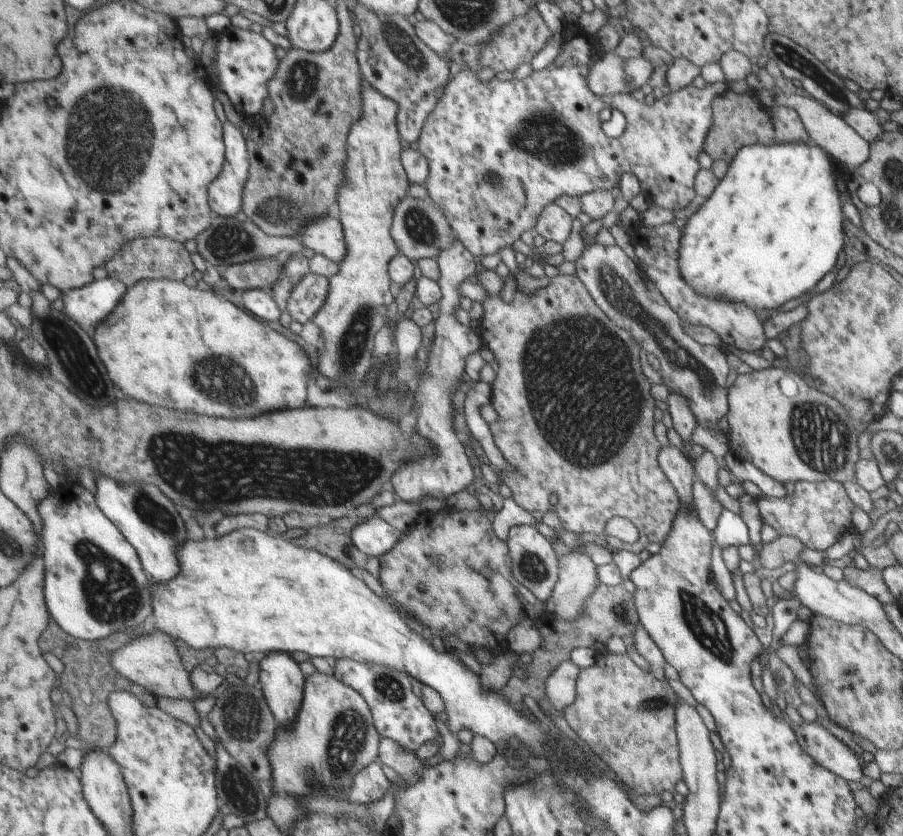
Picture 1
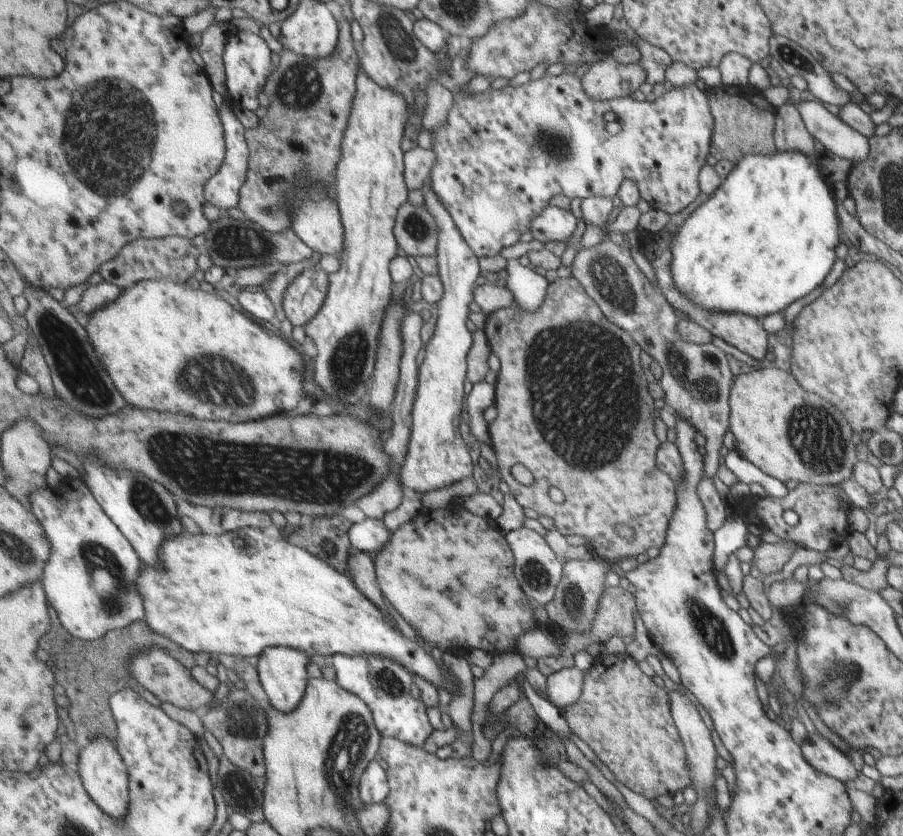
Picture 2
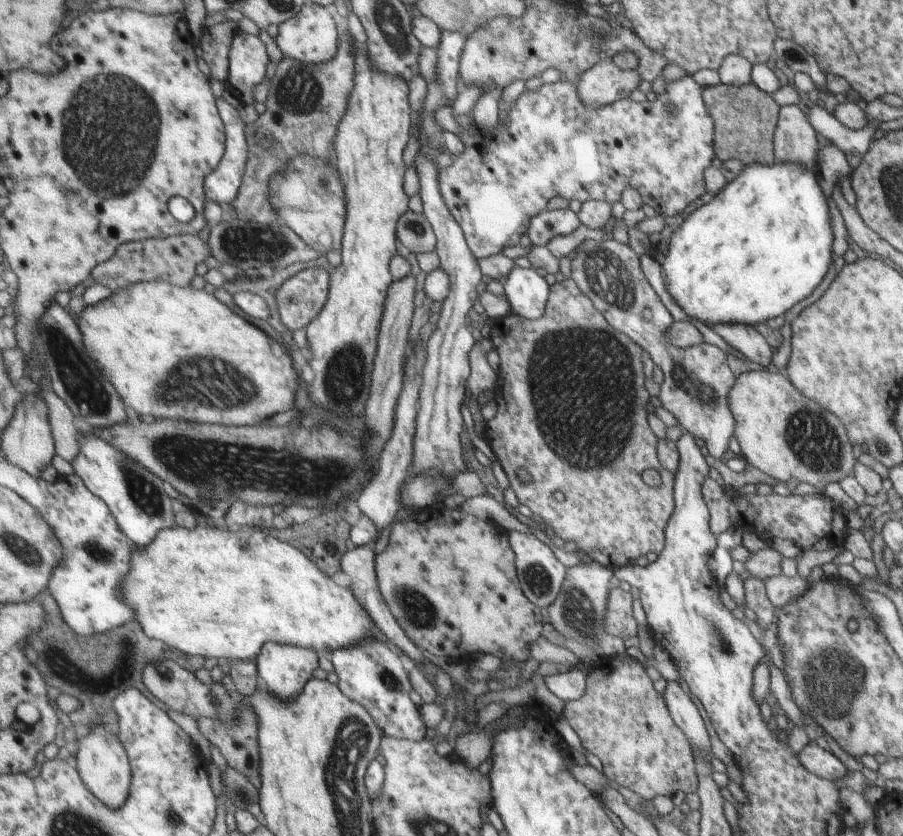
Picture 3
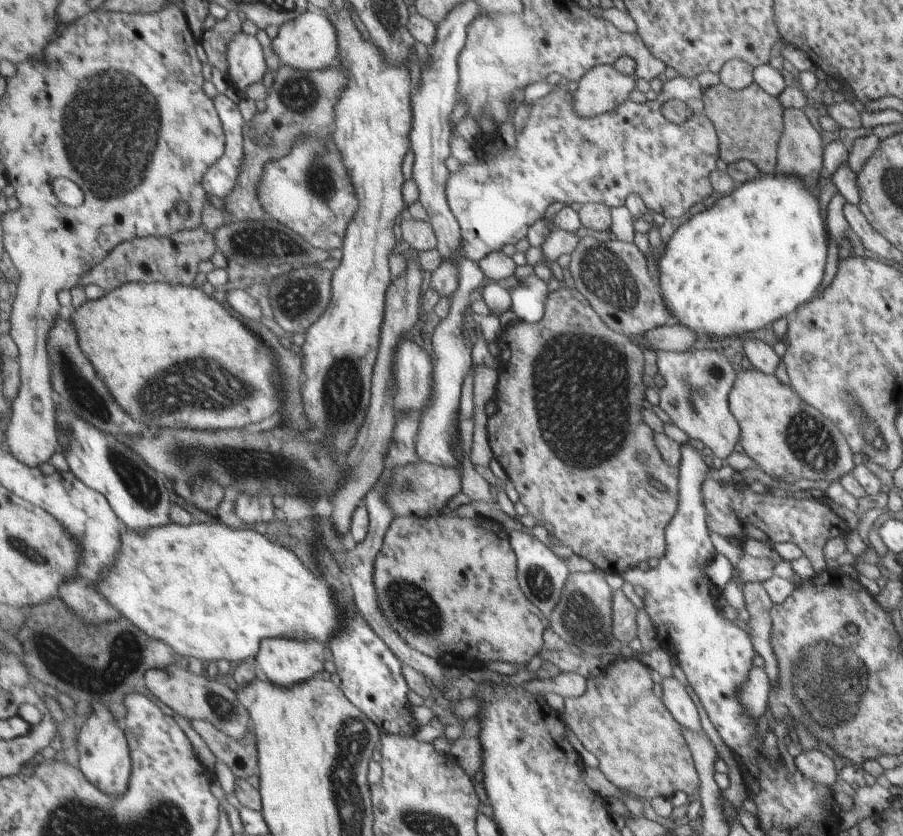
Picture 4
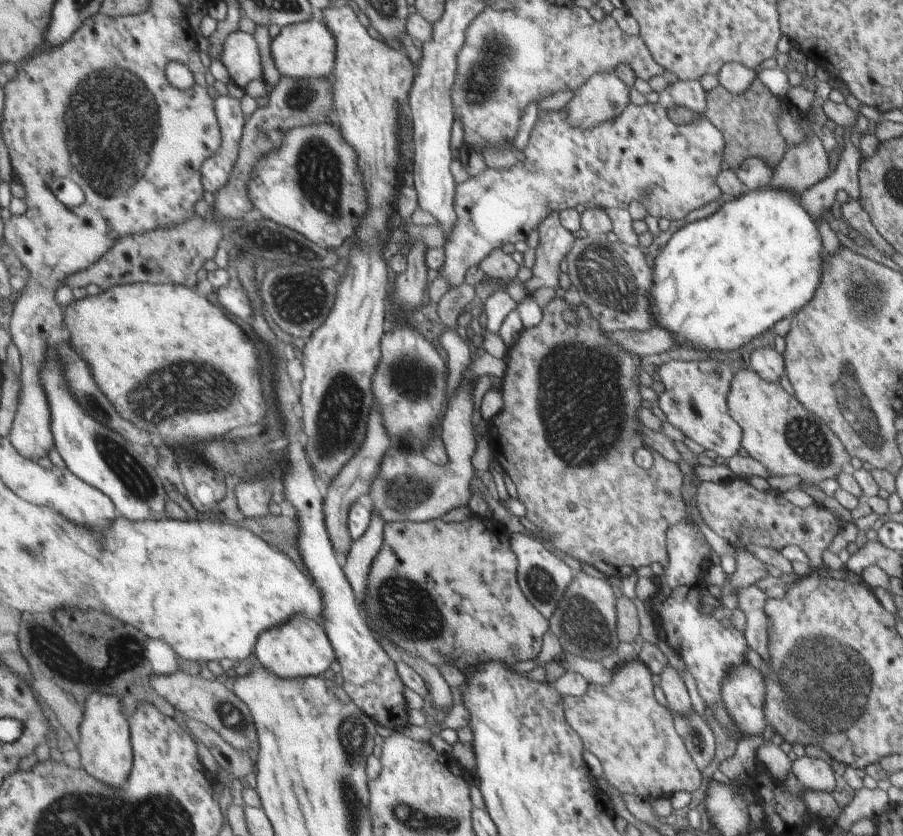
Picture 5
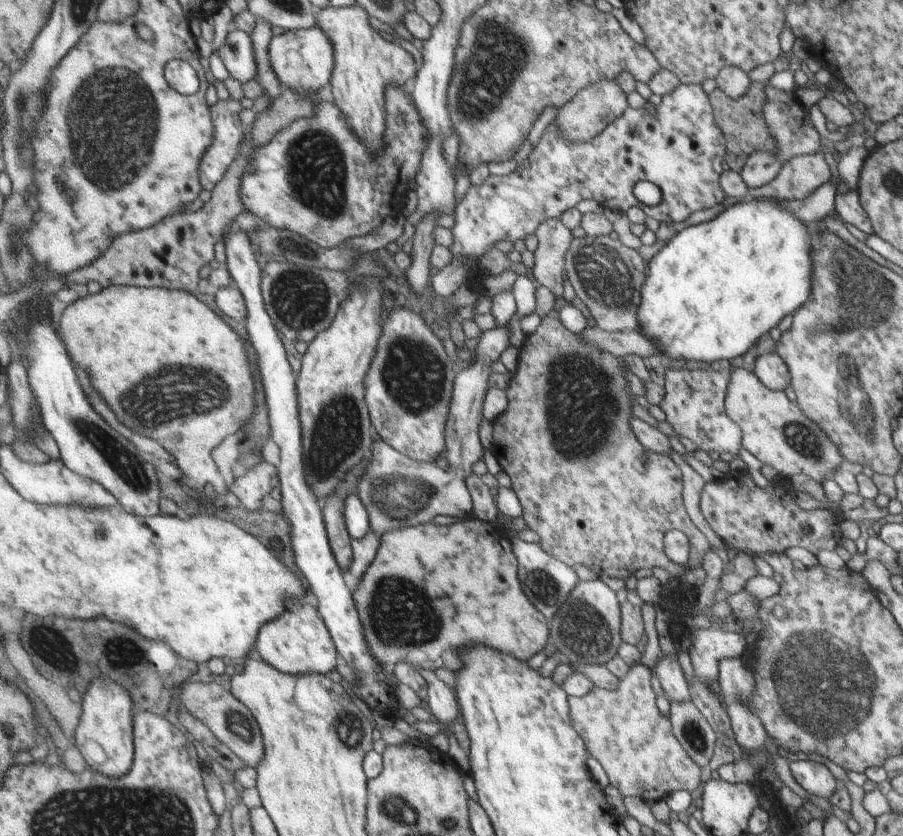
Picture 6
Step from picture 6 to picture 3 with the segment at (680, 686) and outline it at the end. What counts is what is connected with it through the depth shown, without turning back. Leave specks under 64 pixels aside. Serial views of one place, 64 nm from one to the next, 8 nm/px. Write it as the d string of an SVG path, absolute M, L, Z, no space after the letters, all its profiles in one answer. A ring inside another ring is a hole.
M677 681L668 682L661 692L664 697L666 708L671 713L684 735L688 739L688 744L693 746L693 753L699 751L704 759L711 760L711 752L707 738L707 732L703 725L703 720L691 701L691 698L683 692Z

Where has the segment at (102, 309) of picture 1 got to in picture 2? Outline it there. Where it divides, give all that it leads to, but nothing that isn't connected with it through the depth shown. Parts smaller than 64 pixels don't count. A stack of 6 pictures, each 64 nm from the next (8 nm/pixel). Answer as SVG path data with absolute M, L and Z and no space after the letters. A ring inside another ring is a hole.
M99 282L99 284L87 287L87 290L81 295L79 307L82 313L90 319L95 316L101 308L109 308L123 294L124 289L116 286L113 282Z

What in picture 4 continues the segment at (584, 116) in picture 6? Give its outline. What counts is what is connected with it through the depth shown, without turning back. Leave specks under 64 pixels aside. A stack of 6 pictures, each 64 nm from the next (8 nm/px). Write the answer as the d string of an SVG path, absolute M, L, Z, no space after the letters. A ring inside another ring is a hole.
M621 57L614 63L601 64L585 72L572 92L577 116L592 118L620 107L635 87L634 63Z

